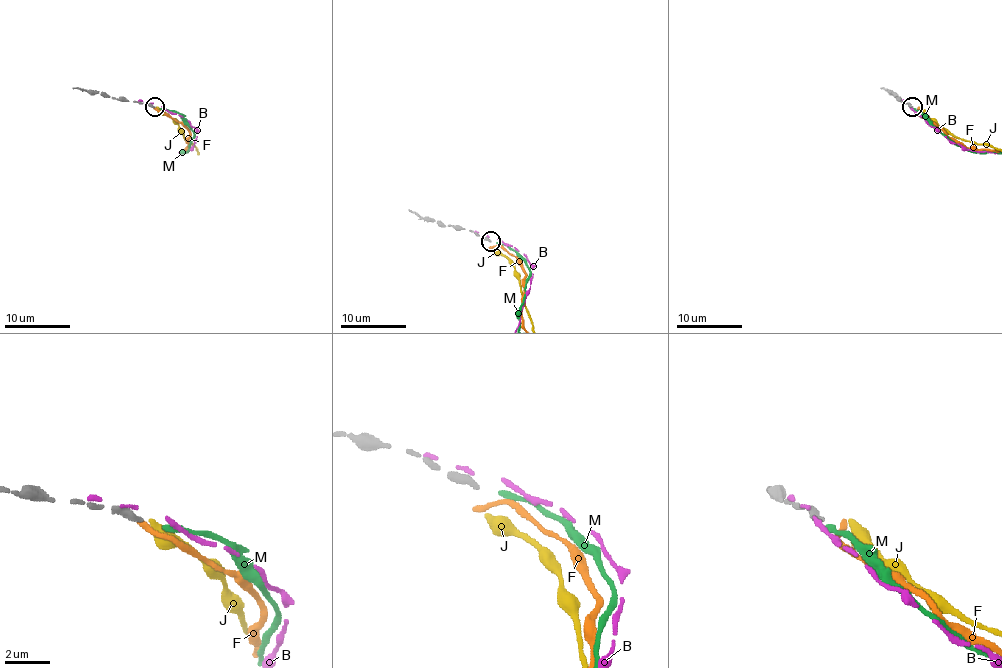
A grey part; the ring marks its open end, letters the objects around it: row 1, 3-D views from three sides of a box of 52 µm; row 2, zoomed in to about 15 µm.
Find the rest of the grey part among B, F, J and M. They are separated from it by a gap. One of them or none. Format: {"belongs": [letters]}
{"belongs": ["M"]}

